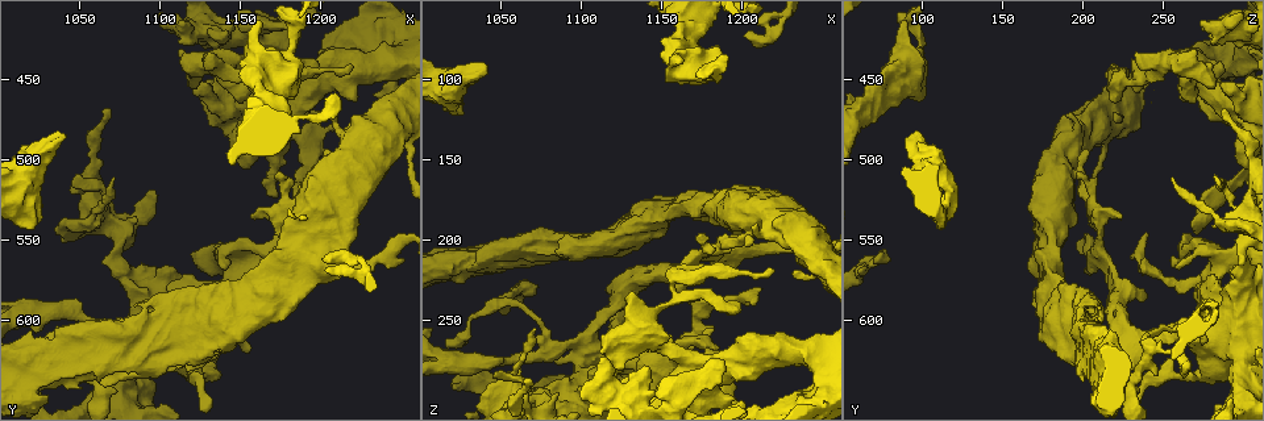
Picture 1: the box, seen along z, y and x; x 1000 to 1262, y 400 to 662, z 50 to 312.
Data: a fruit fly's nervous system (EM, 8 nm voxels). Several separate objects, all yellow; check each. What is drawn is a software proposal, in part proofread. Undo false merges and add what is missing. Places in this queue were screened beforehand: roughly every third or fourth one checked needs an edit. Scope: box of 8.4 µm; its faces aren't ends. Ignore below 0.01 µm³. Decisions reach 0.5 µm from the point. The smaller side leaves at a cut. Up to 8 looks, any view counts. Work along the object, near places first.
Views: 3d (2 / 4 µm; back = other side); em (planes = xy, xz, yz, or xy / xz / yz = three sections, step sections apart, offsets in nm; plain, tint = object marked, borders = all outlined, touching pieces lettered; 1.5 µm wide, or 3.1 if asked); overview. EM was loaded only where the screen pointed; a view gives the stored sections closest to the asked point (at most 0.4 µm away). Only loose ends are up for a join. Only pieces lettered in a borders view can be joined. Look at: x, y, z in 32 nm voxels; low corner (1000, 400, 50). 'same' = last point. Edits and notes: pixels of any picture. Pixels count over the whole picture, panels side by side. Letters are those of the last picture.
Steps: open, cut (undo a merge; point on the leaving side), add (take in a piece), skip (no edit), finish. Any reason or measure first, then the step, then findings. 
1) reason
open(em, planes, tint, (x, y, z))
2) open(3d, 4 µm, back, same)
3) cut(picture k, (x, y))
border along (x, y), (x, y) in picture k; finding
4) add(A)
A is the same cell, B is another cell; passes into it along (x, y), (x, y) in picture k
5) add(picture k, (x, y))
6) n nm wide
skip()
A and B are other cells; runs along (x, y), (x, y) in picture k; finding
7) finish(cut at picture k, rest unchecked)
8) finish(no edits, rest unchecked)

free end
open(3d, 4 µm, (1040, 484, 92))

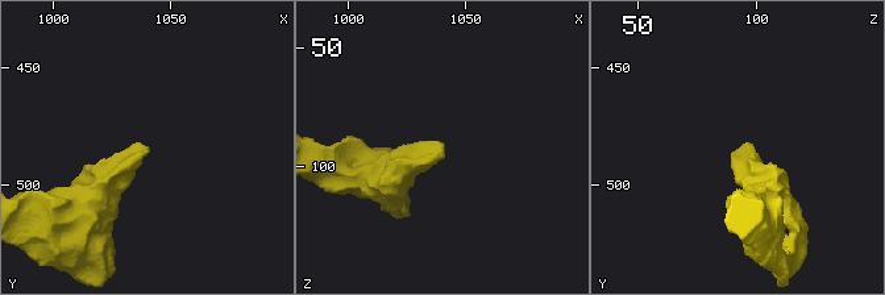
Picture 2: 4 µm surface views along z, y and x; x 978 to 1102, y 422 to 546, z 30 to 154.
open(em, yz, step 4, tint, (1040, 485, 90))

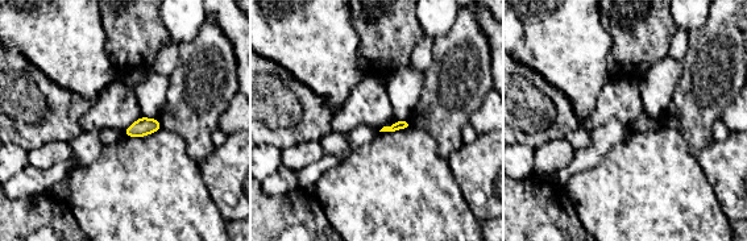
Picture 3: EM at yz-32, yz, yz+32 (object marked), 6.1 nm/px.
open(em, planes, borders, same)

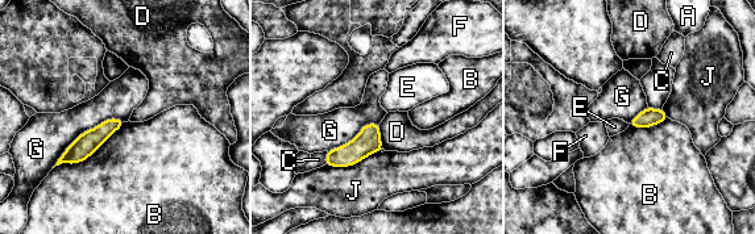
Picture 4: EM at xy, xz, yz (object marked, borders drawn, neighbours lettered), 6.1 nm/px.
skip()
A, B, C, D, E, F, G and J are other cells; runs along (119, 122), (63, 159) in picture 4; no lettered piece goes on from it

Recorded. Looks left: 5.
abrupt turn
open(em, xy, step 8, borders, (1182, 426, 98))

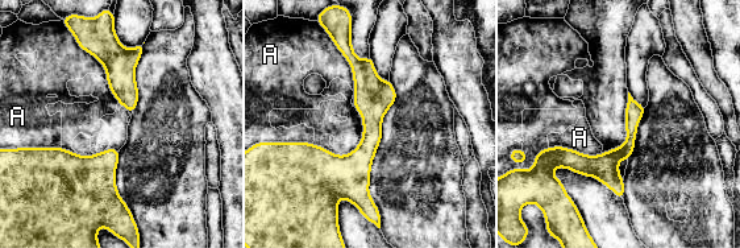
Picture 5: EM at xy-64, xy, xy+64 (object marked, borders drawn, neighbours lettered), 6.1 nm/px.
open(em, planes, borders, same)

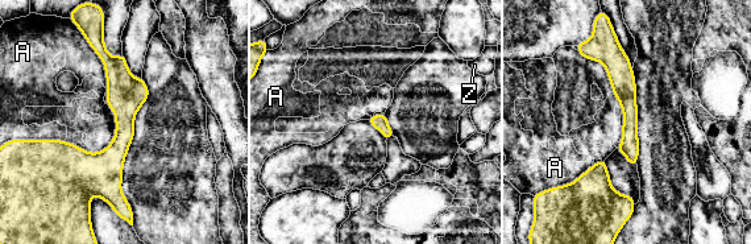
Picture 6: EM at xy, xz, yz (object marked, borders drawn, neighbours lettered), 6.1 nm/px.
90 nm wide; A touches over 340 nm
skip()
A and Z are other cells; one cell here

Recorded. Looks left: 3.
free end
open(em, planes, tint, (1066, 468, 288))

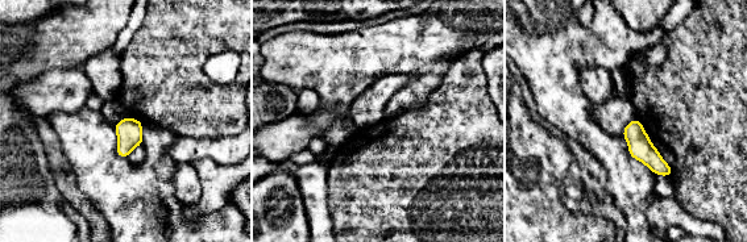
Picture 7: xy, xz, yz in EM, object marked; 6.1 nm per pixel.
open(em, planes, borders, same)

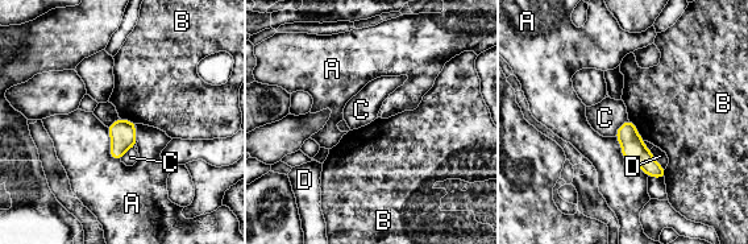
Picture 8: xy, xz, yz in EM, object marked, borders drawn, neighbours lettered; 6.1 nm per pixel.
skip()
A, B, C and D are other cells; none of them fits

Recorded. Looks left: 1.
finish(no edits, rest unchecked)

